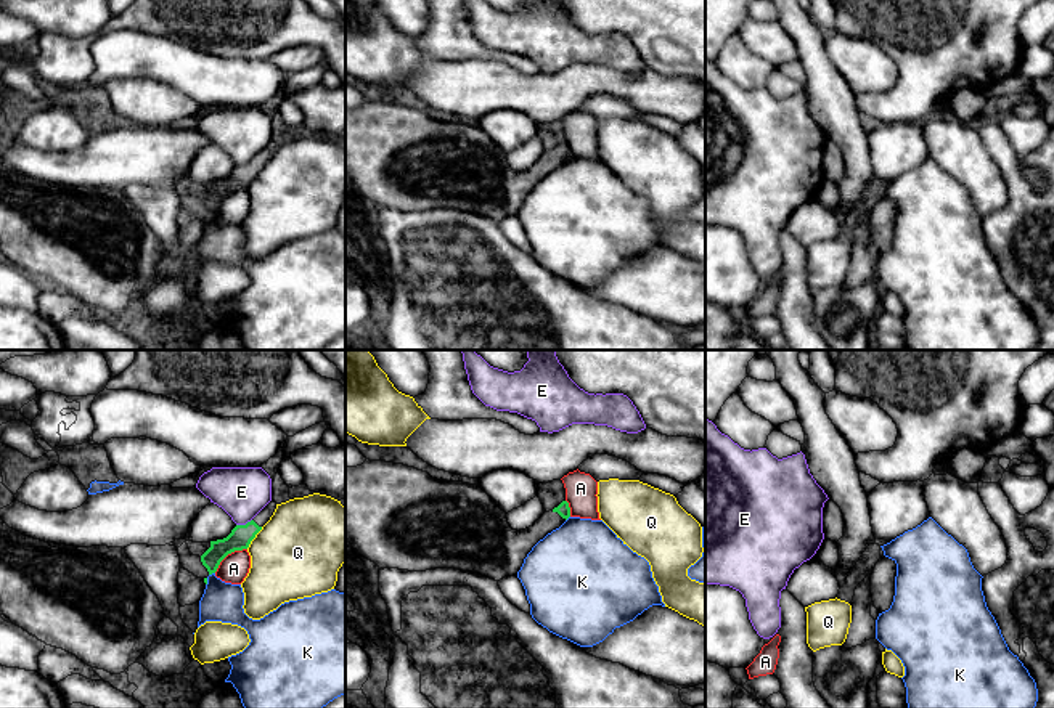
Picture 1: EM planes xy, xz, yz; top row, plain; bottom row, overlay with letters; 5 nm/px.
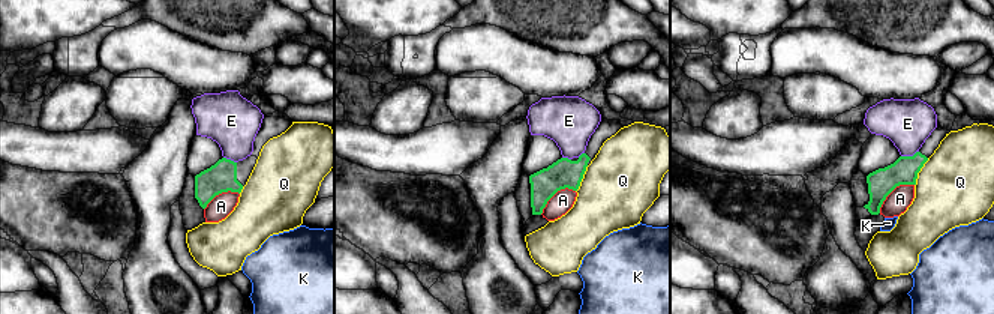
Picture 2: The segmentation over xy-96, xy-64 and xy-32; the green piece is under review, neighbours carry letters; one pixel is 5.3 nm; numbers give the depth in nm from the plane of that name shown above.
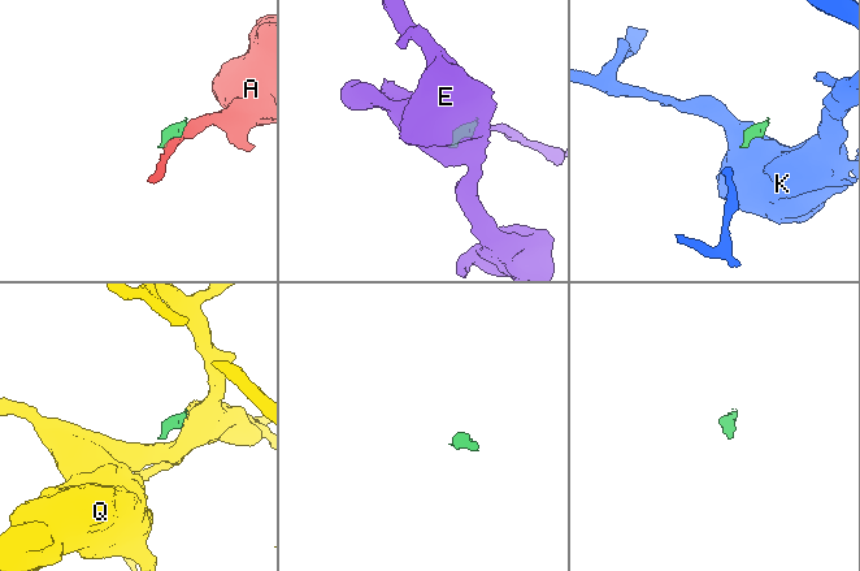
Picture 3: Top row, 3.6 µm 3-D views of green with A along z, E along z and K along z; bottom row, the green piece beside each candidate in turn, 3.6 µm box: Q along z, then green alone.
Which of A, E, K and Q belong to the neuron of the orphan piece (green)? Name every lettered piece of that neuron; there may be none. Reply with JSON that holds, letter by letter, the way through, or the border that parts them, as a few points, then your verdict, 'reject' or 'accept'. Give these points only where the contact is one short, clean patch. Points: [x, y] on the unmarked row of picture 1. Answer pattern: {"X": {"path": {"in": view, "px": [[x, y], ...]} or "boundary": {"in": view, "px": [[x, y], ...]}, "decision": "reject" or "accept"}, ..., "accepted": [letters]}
{"A": {"boundary": {"in": "xy", "px": [[246, 188], [232, 191], [214, 212]]}, "decision": "reject"}, "E": {"boundary": {"in": "xy", "px": [[251, 159], [236, 166]]}, "decision": "reject"}, "K": {"boundary": {"in": "xy", "px": [[214, 212], [209, 215]]}, "decision": "reject"}, "Q": {"boundary": {"in": "xy", "px": [[262, 167], [246, 188]]}, "decision": "reject"}, "accepted": []}

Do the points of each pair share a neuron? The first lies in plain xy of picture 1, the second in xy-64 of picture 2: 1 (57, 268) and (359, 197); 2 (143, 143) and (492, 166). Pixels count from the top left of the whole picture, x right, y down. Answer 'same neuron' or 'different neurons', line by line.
1: same neuron
2: different neurons

